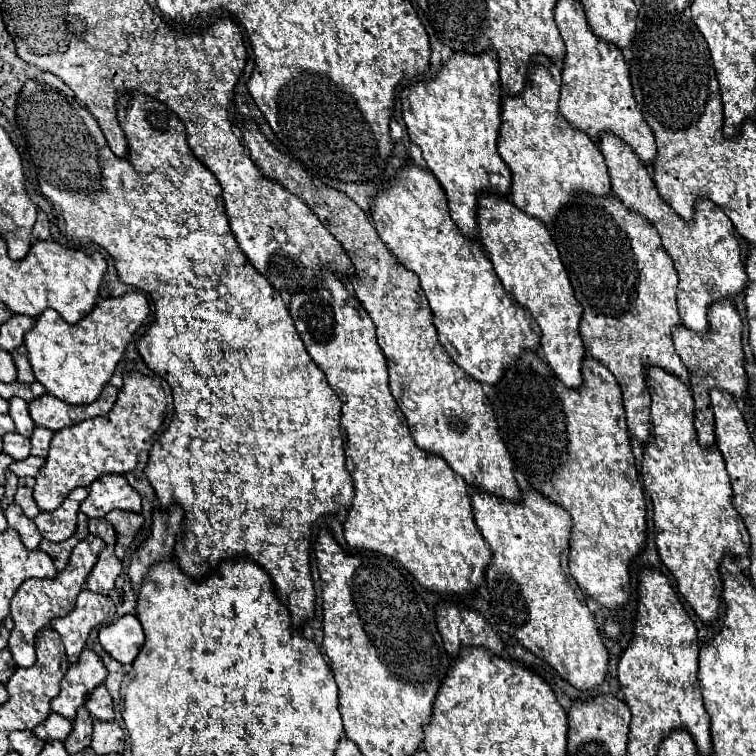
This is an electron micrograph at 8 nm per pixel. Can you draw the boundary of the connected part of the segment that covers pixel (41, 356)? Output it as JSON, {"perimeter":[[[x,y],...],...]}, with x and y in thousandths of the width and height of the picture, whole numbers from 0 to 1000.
{"perimeter":[[[188,386],[138,394],[103,429],[90,429],[74,410],[58,410],[48,423],[48,431],[32,444],[48,503],[66,521],[90,534],[122,534],[146,505],[167,458],[193,426],[196,415],[198,402]]]}

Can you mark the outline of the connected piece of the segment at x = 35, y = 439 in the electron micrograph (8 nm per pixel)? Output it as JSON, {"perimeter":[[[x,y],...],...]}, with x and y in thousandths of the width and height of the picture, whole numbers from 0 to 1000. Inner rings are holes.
{"perimeter":[[[48,566],[45,577],[42,577],[42,603],[61,606],[69,577],[71,577],[69,569],[63,569],[63,566]]]}

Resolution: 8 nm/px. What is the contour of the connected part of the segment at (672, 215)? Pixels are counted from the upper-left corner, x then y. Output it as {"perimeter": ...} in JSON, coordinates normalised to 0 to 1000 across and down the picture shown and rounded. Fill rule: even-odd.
{"perimeter":[[[796,180],[794,198],[804,217],[804,230],[810,238],[810,254],[815,262],[828,270],[831,278],[849,283],[873,310],[876,323],[886,341],[892,344],[892,354],[897,360],[899,376],[897,376],[897,410],[902,429],[915,437],[918,442],[934,447],[939,442],[937,429],[937,410],[944,399],[974,394],[984,386],[989,365],[984,347],[979,341],[979,323],[971,310],[971,299],[966,288],[947,275],[939,265],[923,265],[921,286],[915,294],[905,294],[870,257],[857,222],[844,212],[844,206],[836,204],[836,198],[823,190],[823,185],[815,185],[815,180]]]}

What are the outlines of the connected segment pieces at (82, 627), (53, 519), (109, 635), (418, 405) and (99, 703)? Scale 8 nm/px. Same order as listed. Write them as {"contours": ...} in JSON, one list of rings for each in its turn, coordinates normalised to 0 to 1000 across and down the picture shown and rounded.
{"contours":[[[[108,780],[101,794],[101,804],[87,817],[71,817],[66,823],[66,828],[79,839],[85,849],[93,878],[98,878],[106,862],[111,860],[119,833],[140,823],[151,812],[153,812],[153,802],[143,788]]],[[[98,646],[79,672],[74,672],[71,677],[53,677],[53,683],[45,685],[53,706],[66,717],[82,717],[93,712],[101,704],[103,672],[114,656],[114,646]]],[[[167,812],[146,828],[130,833],[130,847],[135,857],[156,876],[175,878],[190,852],[188,825],[177,812]]],[[[323,161],[320,183],[344,228],[354,238],[373,243],[378,251],[399,262],[463,339],[471,354],[471,365],[463,373],[471,394],[497,429],[500,455],[513,476],[516,516],[540,556],[553,593],[585,603],[622,646],[640,648],[675,664],[690,664],[690,653],[680,632],[680,614],[659,574],[651,537],[638,511],[611,492],[611,487],[601,481],[587,458],[579,452],[574,418],[556,381],[553,365],[521,341],[521,336],[500,315],[487,286],[458,257],[410,235],[402,222],[368,201],[349,177],[341,175],[339,164]]],[[[132,905],[122,921],[114,929],[114,937],[122,950],[130,952],[151,952],[151,939],[148,939],[148,921],[138,905]]]]}

